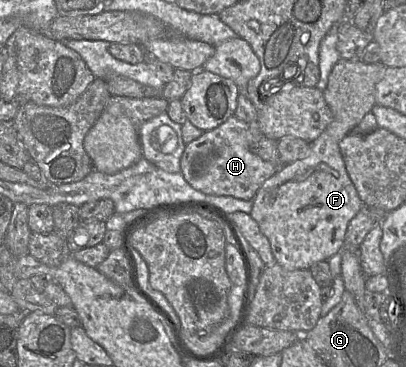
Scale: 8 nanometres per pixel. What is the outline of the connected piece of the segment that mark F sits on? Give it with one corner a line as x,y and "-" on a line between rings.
340,58
329,75
327,87
323,90
325,101
332,112
332,121
319,137
310,143
307,157
282,165
262,184
253,198
250,215
257,222
261,233
269,240
275,261
283,269
309,269
313,264
327,261
342,251
348,224
360,211
363,203
348,175
339,143
371,112
376,104
375,87
383,78
386,68
381,62
367,64
362,60

